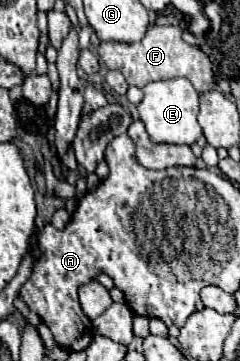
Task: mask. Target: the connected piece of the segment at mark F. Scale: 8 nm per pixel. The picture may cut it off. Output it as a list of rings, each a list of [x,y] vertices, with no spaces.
[[[151,25],[139,43],[101,41],[99,61],[105,69],[121,71],[127,83],[135,87],[145,87],[151,81],[161,81],[171,77],[187,77],[199,93],[207,93],[213,85],[211,59],[199,47],[193,47],[183,41],[179,25],[163,25],[163,27]]]

